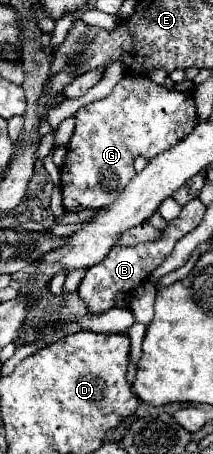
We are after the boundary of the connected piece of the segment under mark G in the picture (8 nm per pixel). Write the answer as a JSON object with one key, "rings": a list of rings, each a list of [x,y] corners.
{"rings":[[[124,75],[122,81],[114,87],[114,91],[94,103],[84,105],[76,113],[76,129],[68,143],[68,155],[60,169],[60,189],[62,189],[62,205],[70,213],[78,213],[82,209],[100,209],[108,207],[116,197],[124,191],[128,181],[134,177],[134,159],[138,155],[152,159],[158,153],[174,147],[180,143],[188,133],[194,131],[196,119],[196,105],[188,93],[170,91],[164,85],[150,81],[146,75]]]}

